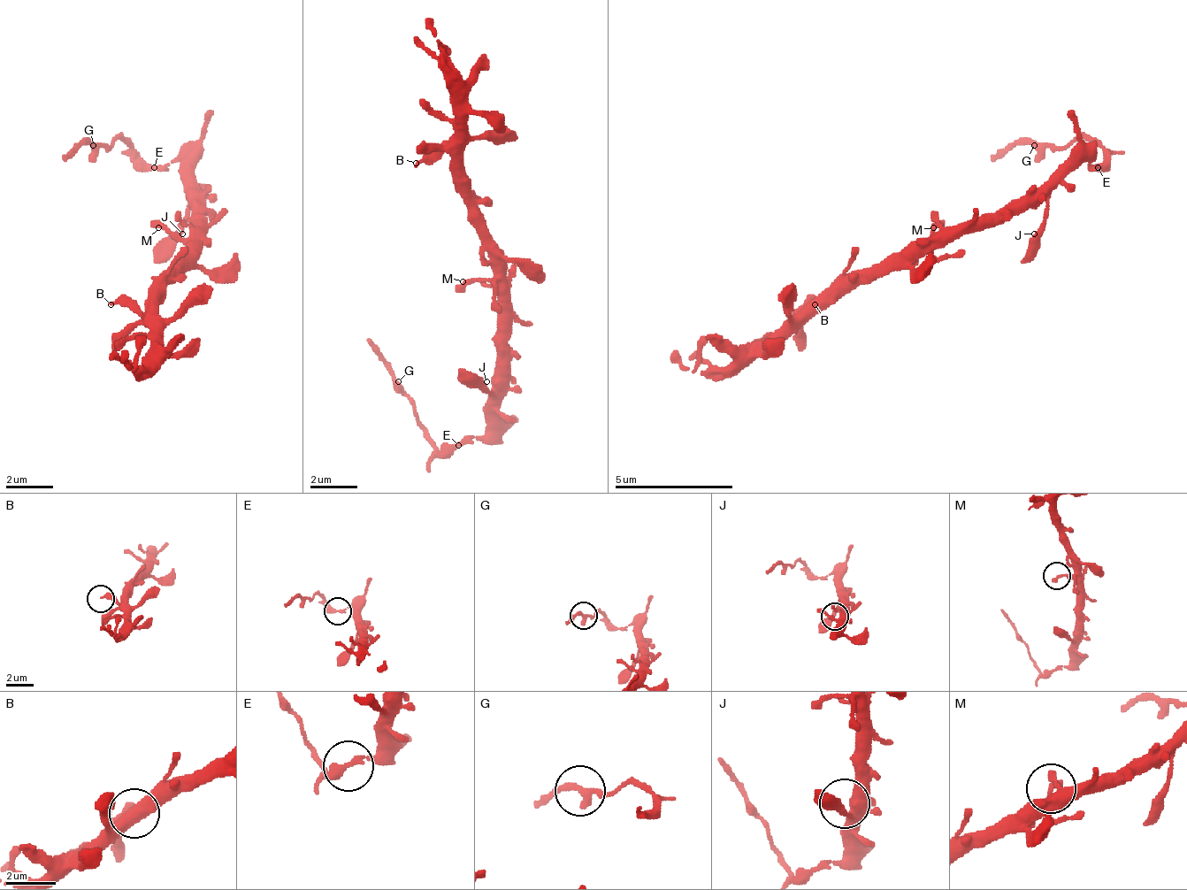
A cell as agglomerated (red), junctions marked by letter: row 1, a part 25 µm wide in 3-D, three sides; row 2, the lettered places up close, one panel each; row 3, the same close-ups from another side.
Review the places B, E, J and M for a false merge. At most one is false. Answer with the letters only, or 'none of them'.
E

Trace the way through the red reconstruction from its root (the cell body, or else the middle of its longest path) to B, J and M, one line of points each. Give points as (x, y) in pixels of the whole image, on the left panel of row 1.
B: (194, 227), (194, 240), (182, 251), (182, 257), (158, 281), (158, 293), (146, 304), (111, 304)
J: (194, 227), (194, 204), (187, 210), (187, 222), (182, 227), (182, 234)
M: (194, 227), (187, 222), (176, 222), (170, 227), (158, 227)

